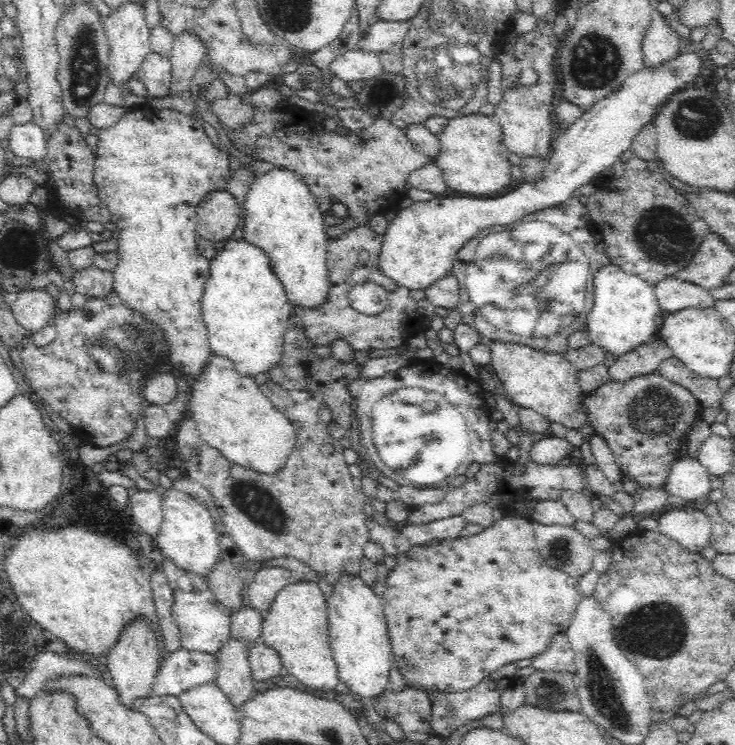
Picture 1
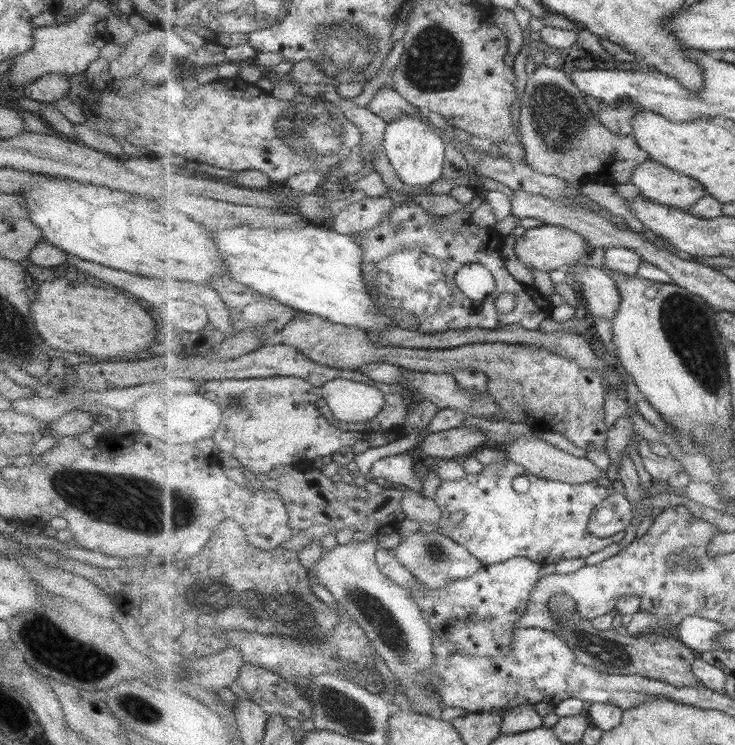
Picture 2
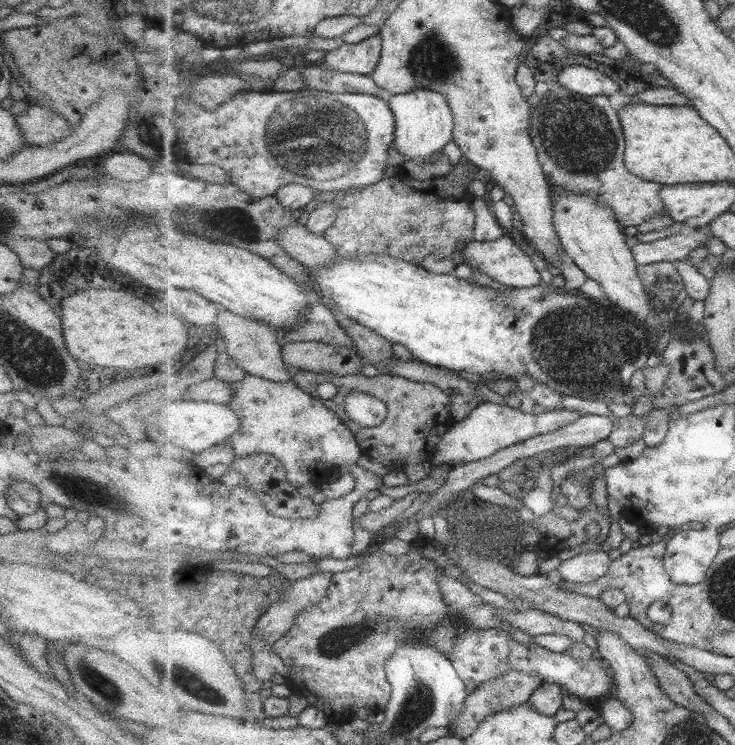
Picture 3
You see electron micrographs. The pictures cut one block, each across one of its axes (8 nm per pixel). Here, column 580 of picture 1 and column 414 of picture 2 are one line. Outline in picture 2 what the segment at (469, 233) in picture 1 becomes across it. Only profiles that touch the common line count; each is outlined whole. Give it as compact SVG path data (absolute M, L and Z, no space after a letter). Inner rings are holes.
M407 115L391 121L385 133L384 150L399 180L403 183L411 186L433 184L443 174L447 144L436 128L421 117Z

